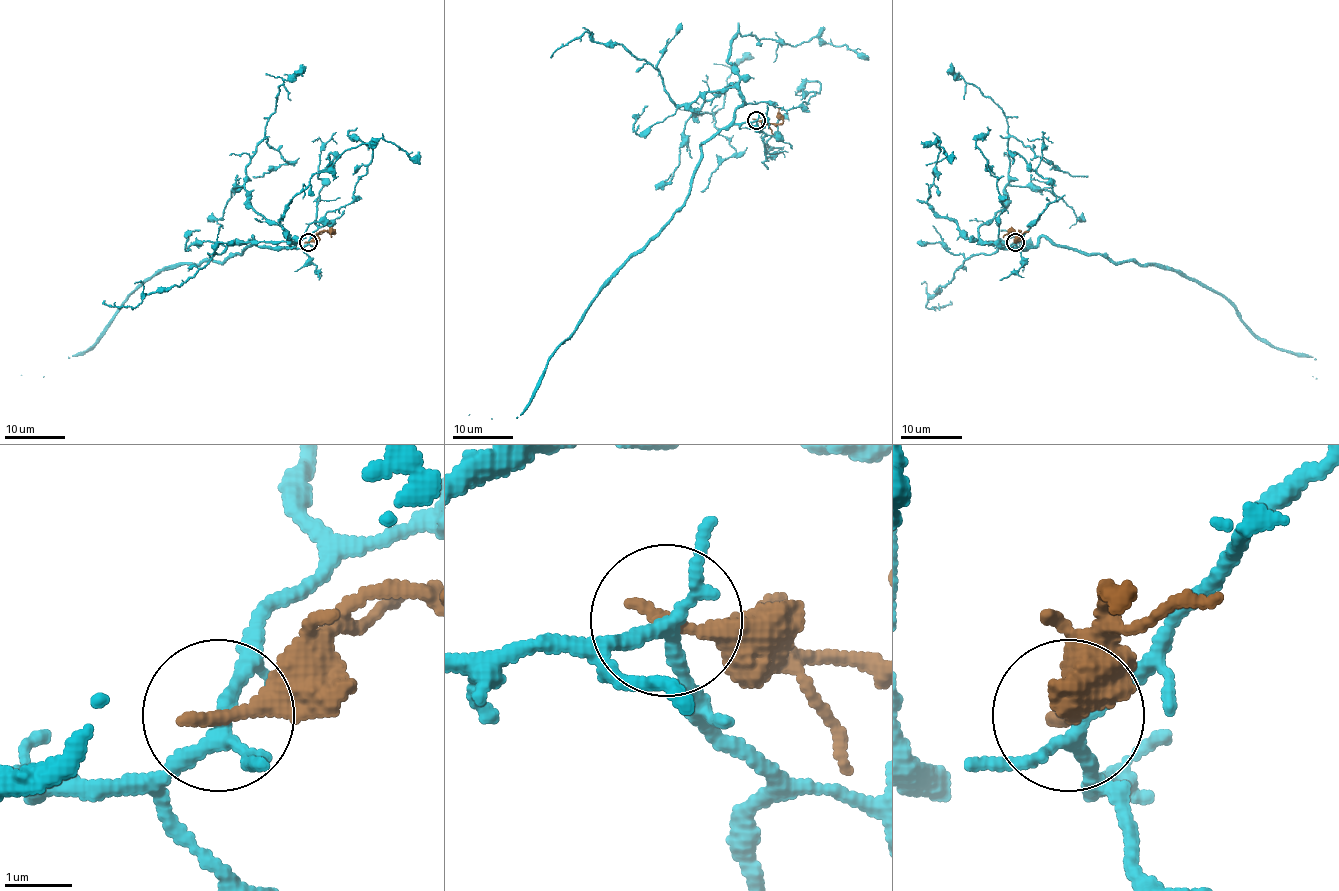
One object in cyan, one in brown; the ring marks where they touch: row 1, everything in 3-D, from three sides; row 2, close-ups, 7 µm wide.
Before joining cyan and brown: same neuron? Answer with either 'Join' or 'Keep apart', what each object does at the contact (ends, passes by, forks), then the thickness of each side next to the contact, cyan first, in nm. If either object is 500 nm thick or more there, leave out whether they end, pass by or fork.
Keep apart. At the ring cyan forks. At the ring brown ends. Thickness 190 nm (cyan) against 260 nm

